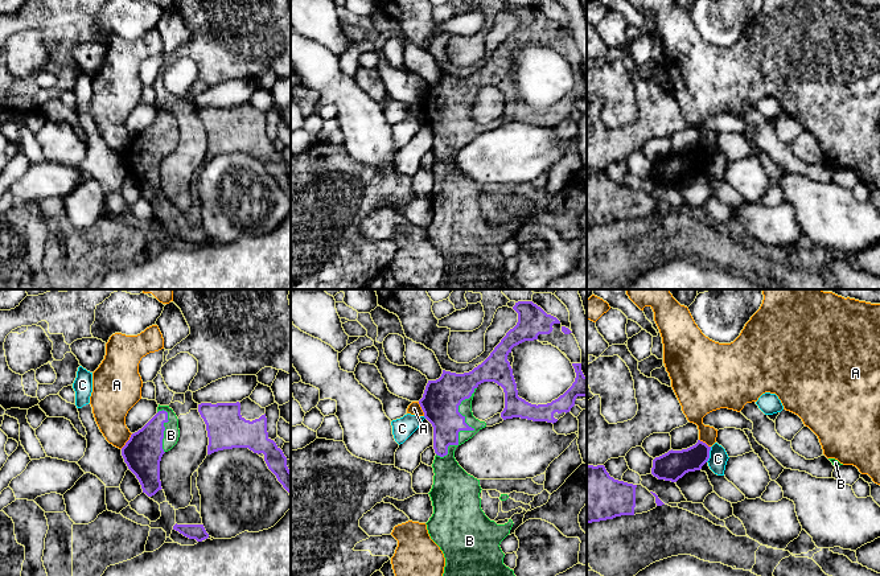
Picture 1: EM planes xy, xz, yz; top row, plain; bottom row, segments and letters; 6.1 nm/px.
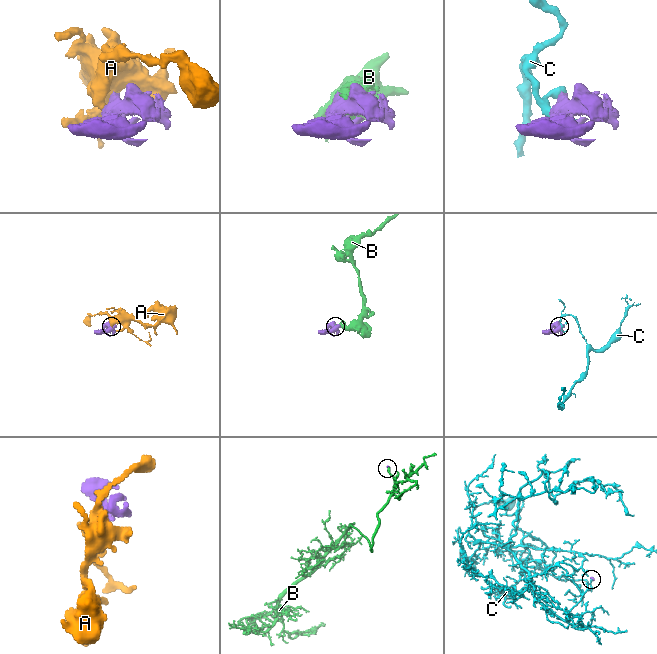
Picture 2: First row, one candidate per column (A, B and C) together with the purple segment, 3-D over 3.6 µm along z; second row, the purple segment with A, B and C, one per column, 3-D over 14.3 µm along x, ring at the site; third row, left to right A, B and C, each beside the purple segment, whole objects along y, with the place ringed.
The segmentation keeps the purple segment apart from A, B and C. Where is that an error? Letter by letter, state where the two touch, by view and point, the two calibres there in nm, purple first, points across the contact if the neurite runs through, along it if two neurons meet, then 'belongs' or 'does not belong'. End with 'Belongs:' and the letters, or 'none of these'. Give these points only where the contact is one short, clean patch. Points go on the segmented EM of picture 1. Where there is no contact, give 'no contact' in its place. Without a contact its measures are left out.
A: xy (127, 441) | 240/220 nm | along xy (132, 433), (120, 448) | does not belong
B: xz (469, 430) | 220/110 nm | belongs
C: yz (708, 455) | 180/110 nm | along yz (711, 447), (706, 461) | does not belong
Belongs: B

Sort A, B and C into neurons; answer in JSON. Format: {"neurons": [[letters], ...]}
{"neurons": [["A"], ["B"], ["C"]]}

